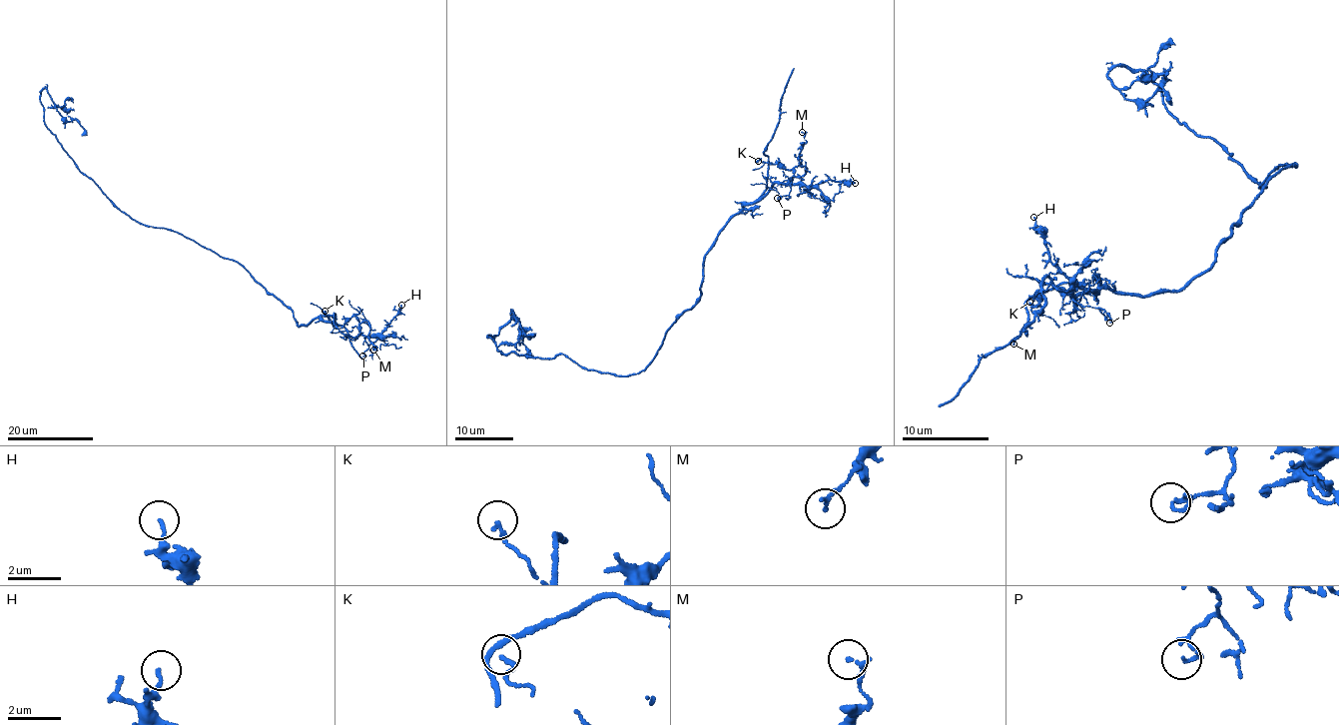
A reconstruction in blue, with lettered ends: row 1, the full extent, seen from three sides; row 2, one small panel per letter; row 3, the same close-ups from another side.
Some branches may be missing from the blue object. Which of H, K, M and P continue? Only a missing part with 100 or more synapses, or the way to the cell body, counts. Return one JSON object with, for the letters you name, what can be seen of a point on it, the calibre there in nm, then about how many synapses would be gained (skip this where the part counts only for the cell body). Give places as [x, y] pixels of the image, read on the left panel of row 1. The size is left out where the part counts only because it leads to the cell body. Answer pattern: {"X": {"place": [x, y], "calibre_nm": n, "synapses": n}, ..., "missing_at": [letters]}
{"missing_at": []}

